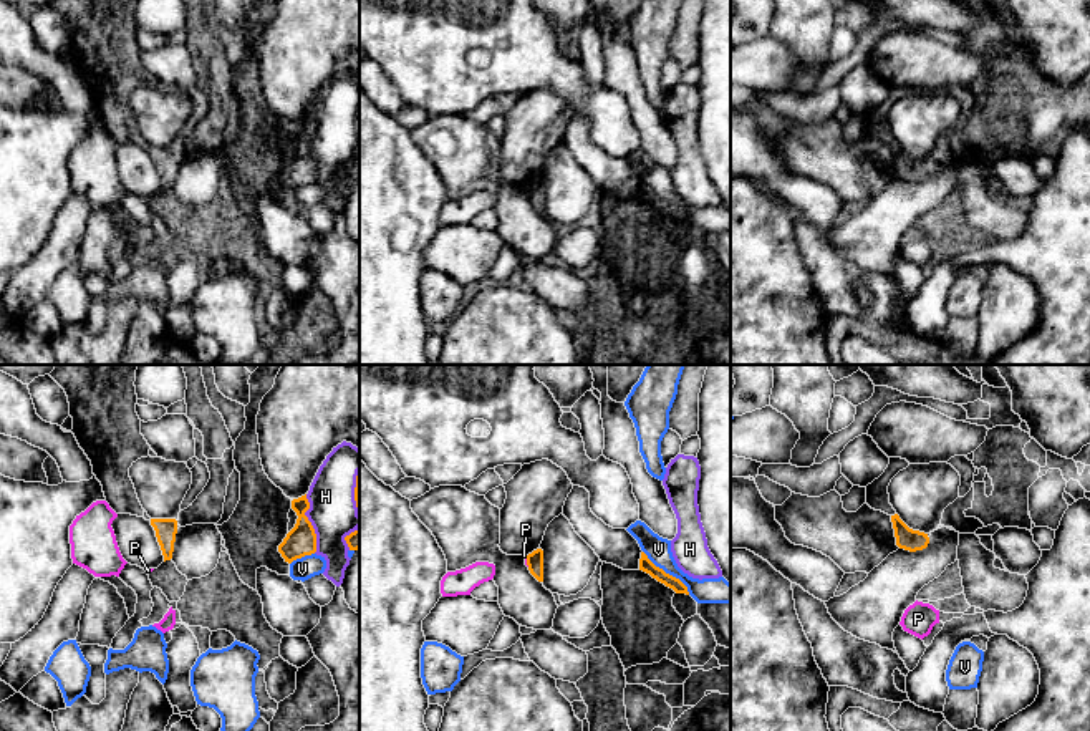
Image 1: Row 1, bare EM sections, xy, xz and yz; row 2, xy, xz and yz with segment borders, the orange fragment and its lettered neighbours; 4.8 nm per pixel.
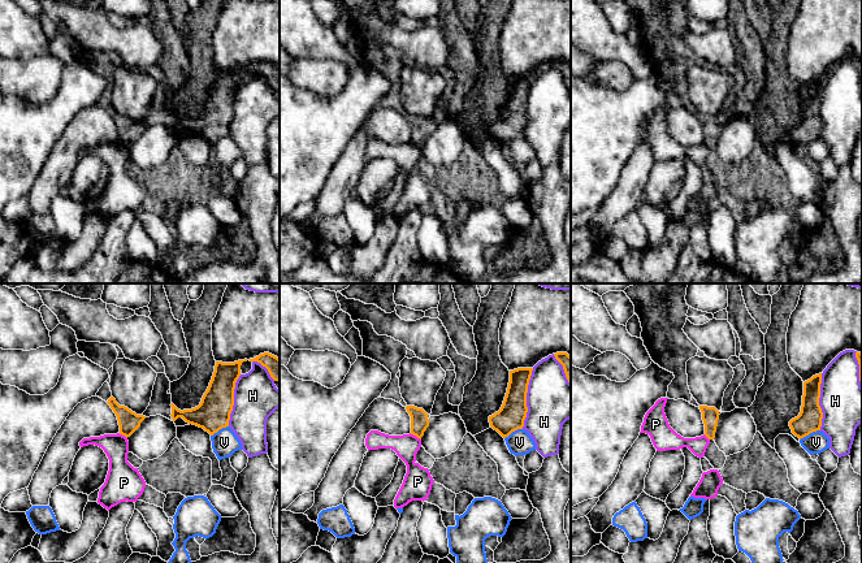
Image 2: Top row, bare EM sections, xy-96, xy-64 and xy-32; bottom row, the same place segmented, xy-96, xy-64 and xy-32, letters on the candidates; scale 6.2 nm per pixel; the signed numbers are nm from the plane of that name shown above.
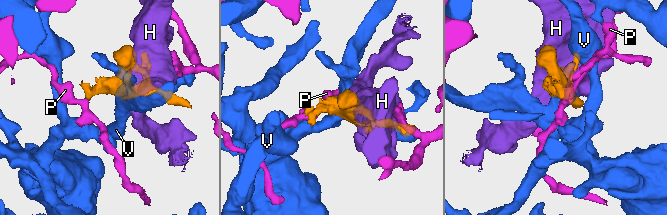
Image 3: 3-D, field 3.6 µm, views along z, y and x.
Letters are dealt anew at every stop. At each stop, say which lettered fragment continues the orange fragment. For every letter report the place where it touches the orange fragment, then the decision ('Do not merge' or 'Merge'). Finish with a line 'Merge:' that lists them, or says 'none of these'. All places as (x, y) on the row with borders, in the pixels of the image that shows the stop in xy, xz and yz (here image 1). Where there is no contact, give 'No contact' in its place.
H: Touches orange at xy (310, 524). Do not merge
P: Touches orange at xz (527, 561). Do not merge
V: Touches orange at xz (668, 574). Do not merge
Merge: none of these

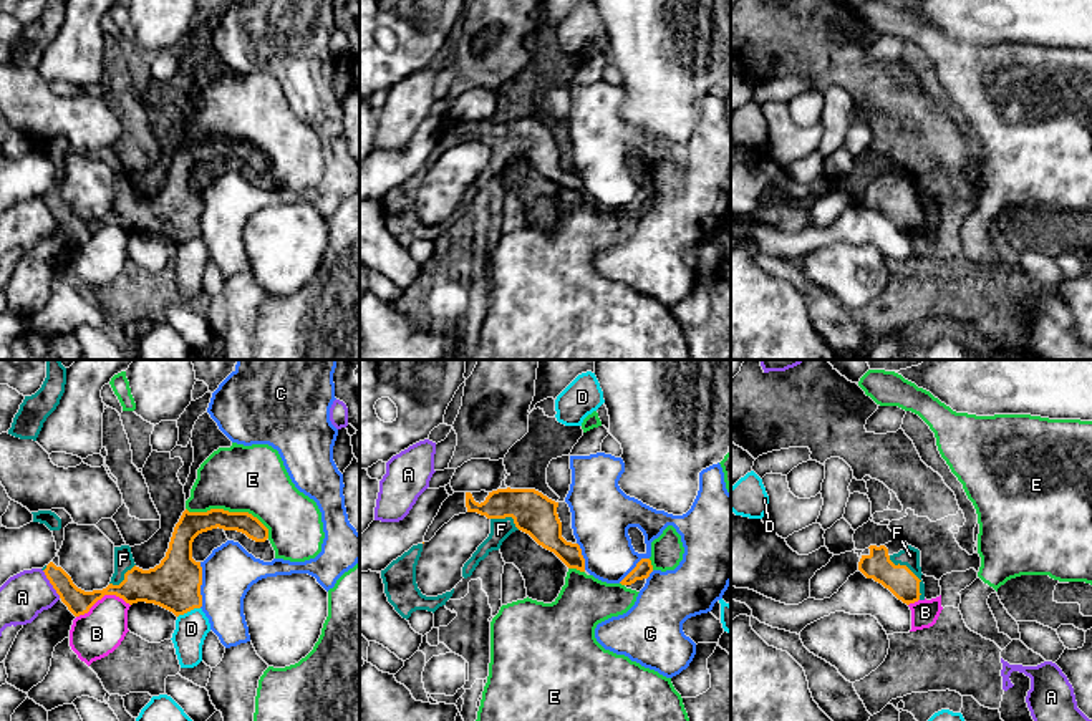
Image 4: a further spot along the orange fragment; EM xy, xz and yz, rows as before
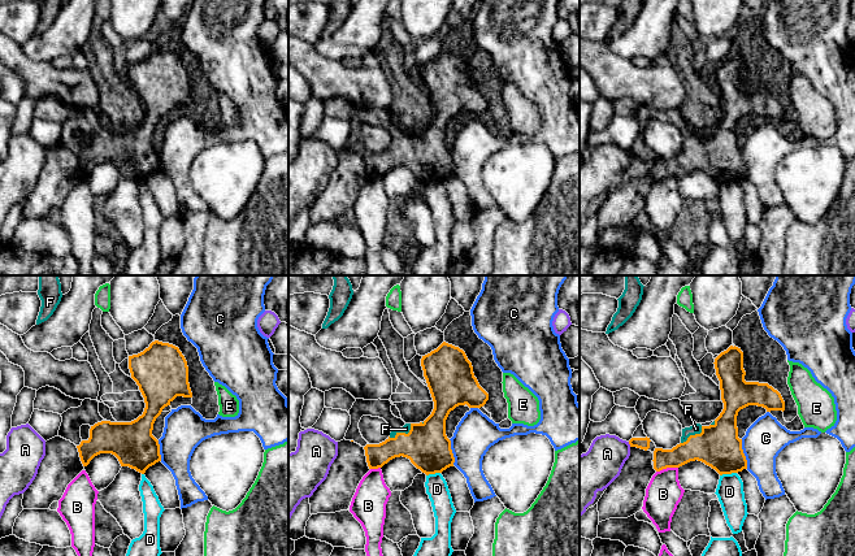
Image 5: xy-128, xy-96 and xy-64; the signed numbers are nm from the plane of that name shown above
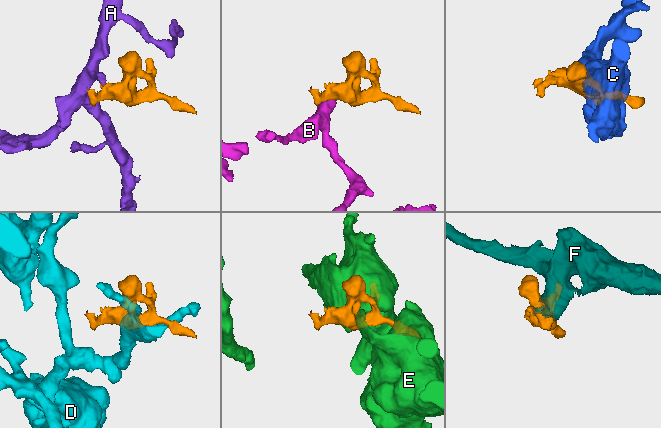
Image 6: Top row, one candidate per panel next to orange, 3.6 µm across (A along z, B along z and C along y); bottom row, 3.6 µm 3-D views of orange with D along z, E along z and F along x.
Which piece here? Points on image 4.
A: Touches orange at xy (50, 582). Do not merge
B: Touches orange at xy (103, 595). Do not merge
C: Touches orange at xy (201, 584). Do not merge
D: Touches orange at xy (188, 610). Do not merge
E: Touches orange at xy (231, 512). Do not merge
F: Touches orange at yz (913, 574). Merge
Merge: F

